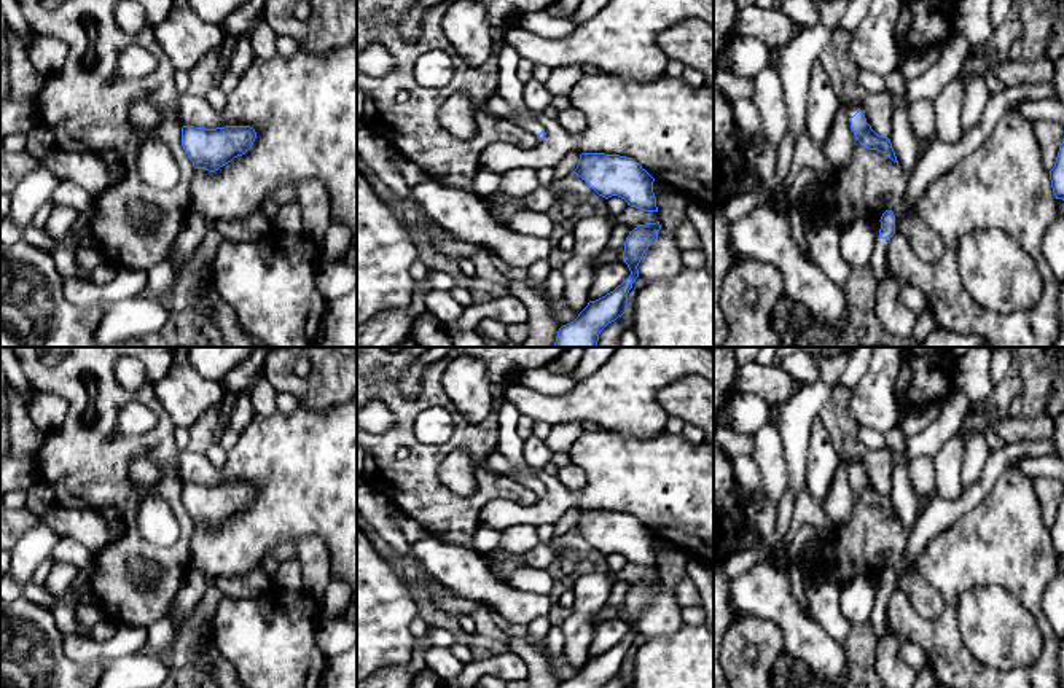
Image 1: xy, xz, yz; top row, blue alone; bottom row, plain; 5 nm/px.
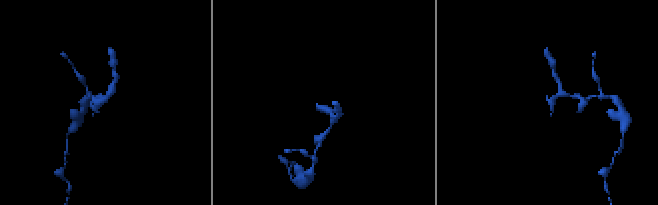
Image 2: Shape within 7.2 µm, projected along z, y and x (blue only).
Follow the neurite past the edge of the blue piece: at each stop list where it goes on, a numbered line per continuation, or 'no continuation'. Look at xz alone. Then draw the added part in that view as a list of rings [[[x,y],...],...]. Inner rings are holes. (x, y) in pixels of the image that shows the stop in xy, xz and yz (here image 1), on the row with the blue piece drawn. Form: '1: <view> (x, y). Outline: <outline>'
1: xz (510, 88). Outline: [[[505,41],[500,49],[500,81],[497,96],[505,99],[513,110],[513,113],[507,118],[518,127],[538,137],[538,134],[543,131],[543,126],[535,119],[534,111],[530,111],[524,104],[524,83],[516,75],[519,61],[521,56],[510,43]]]

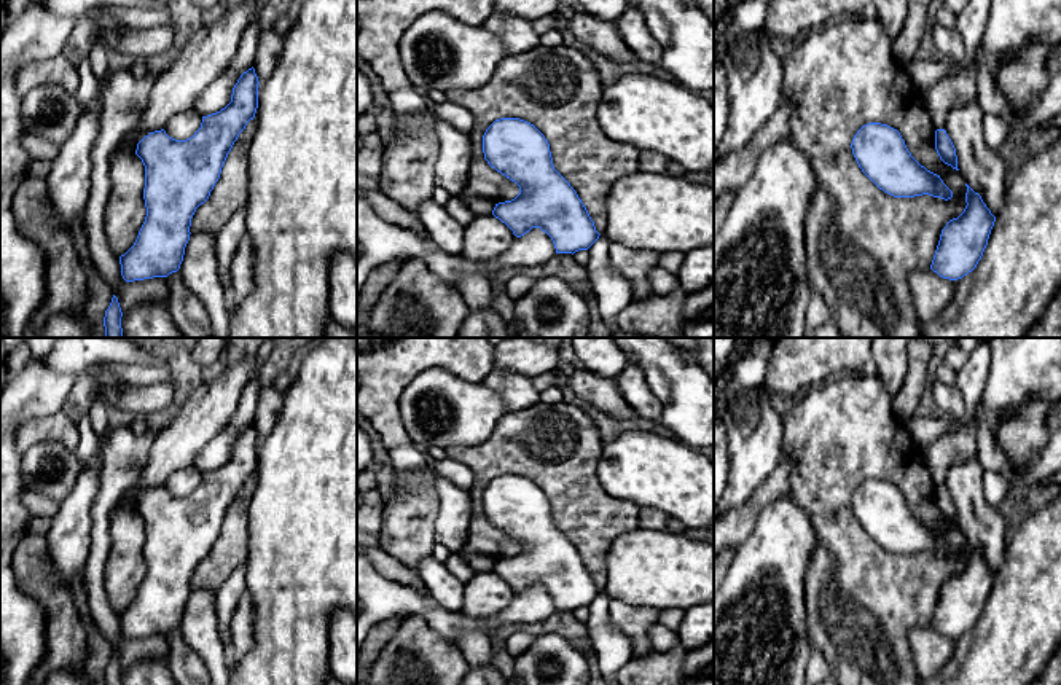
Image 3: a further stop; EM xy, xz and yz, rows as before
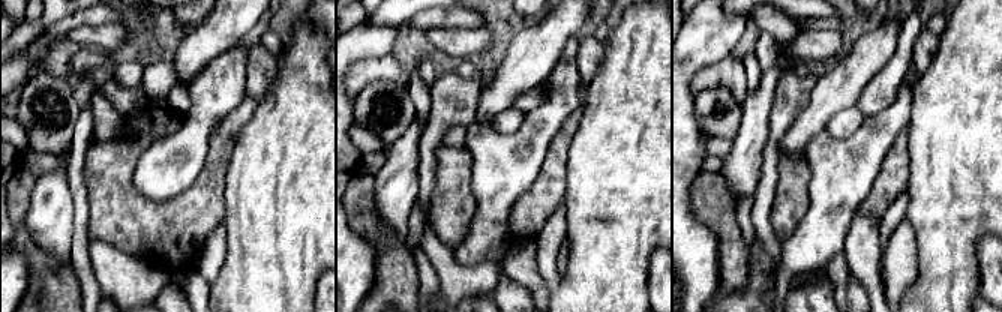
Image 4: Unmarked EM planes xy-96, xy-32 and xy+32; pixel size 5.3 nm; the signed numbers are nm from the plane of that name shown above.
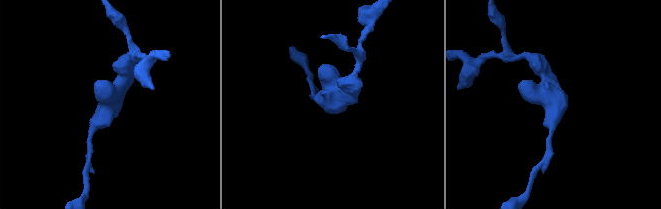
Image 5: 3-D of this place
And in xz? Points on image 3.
no continuation

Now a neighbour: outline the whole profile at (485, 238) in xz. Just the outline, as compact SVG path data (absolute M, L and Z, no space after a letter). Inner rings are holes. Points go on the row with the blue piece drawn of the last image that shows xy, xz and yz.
M476 215L464 228L462 256L475 263L491 261L507 252L515 239L513 231L494 215Z

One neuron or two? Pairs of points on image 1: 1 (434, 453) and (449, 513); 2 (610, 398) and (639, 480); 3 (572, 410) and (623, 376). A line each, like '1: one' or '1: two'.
1: one
2: two
3: one

